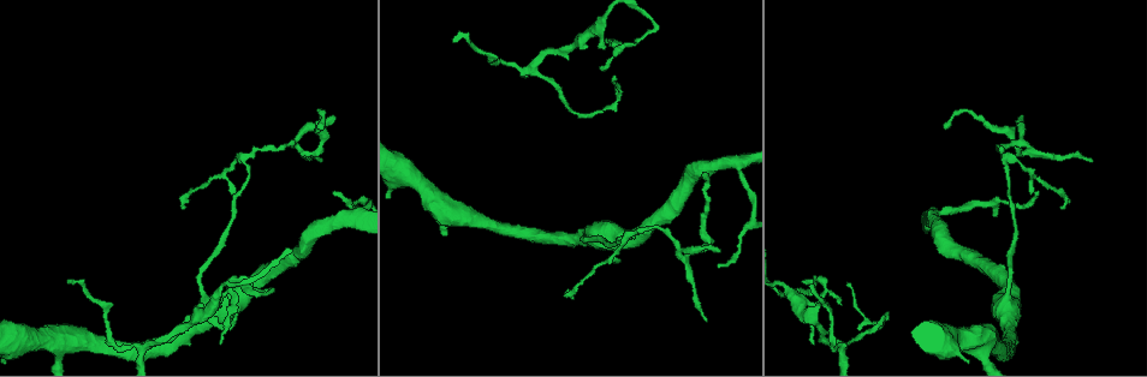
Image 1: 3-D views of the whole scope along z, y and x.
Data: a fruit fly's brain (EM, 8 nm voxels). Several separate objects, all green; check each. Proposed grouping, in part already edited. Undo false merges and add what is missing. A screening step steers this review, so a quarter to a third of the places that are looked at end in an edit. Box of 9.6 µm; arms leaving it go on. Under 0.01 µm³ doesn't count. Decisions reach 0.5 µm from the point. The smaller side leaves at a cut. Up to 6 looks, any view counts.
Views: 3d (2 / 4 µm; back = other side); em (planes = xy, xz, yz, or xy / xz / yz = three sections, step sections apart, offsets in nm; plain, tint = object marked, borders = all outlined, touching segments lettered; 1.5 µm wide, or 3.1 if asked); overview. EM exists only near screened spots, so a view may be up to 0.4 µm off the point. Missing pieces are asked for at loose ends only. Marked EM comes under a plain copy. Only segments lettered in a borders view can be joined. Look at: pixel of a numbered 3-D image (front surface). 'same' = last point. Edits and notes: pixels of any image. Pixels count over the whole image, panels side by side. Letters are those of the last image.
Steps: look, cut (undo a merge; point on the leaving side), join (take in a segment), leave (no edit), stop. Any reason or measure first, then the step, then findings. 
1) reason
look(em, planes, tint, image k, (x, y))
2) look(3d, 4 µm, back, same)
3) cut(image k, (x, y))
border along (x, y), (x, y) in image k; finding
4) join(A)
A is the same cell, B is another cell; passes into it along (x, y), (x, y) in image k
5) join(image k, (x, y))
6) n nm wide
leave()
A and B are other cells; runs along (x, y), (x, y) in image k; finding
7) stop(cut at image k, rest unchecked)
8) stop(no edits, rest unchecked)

abrupt turn
look(em, planes, borders, image 1, (534, 69))

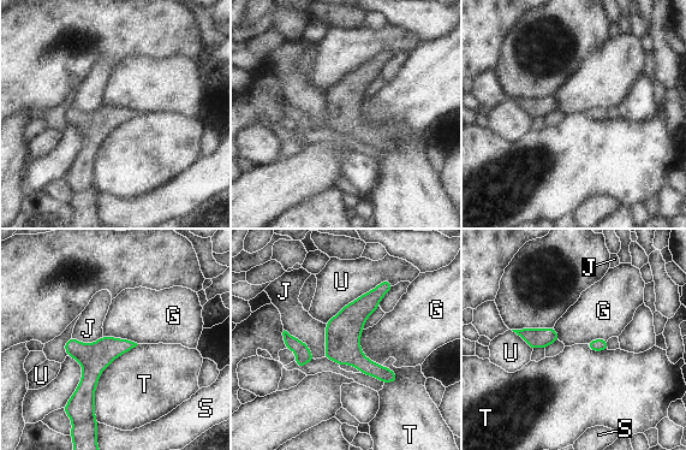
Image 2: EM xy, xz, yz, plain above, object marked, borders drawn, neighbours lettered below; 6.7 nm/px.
40 nm wide
leave()
G, J, S, T and U are other cells; border along (138, 344), (101, 373), (96, 421) in image 2; all the same neuron

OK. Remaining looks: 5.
touches itself
look(em, planes, tint, image 1, (814, 282))

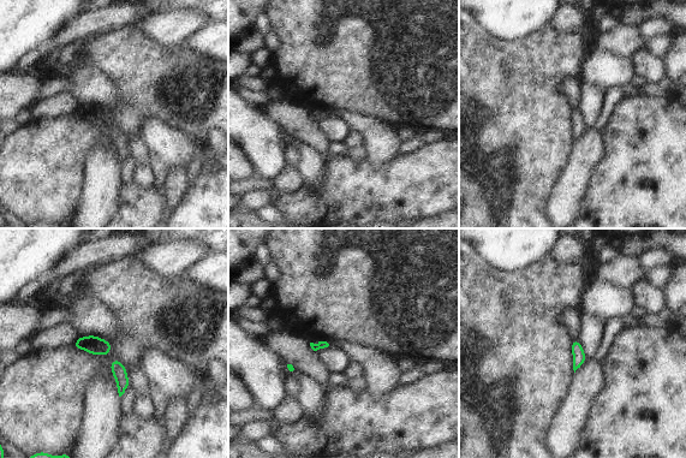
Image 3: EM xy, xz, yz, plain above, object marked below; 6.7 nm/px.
look(em, planes, borders, same)

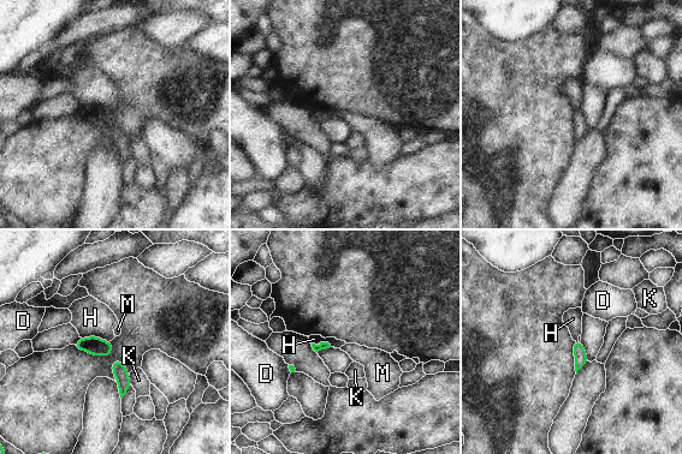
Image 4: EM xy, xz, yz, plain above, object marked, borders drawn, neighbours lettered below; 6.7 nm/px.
leave()
D, H, K and M are other cells; border along (128, 376), (131, 384) in image 4; continuous, no second neuron

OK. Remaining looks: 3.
thick turns thin
look(em, planes, borders, image 1, (930, 214))

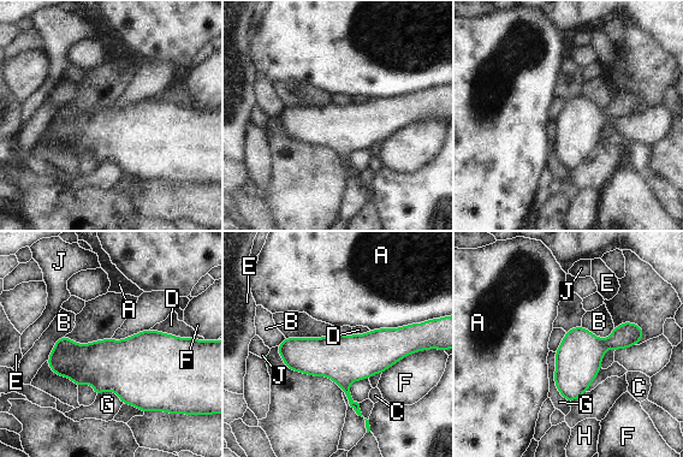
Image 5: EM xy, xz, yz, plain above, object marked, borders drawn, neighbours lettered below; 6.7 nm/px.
leave()
A, B, C, D, E, F, G, H and J are other cells; border along (581, 326), (600, 338), (613, 330) in image 5; continuous, no second neuron

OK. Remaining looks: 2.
stop(no edits, rest unchecked)

